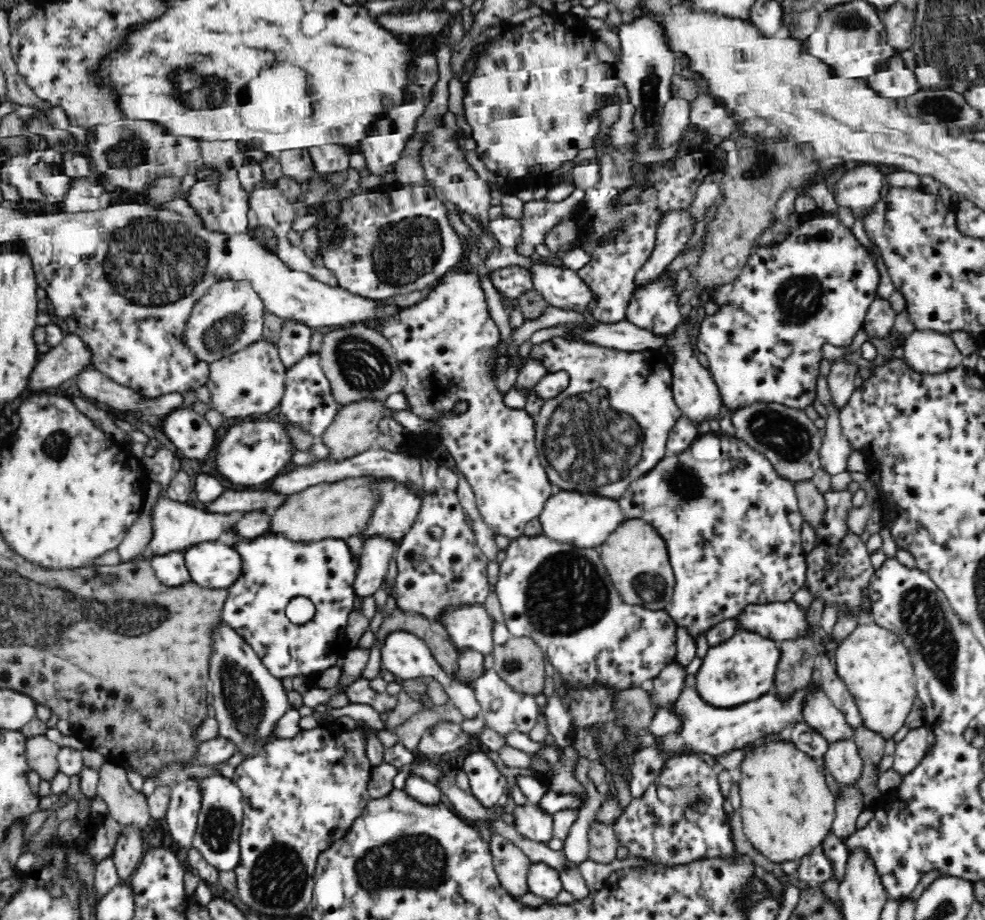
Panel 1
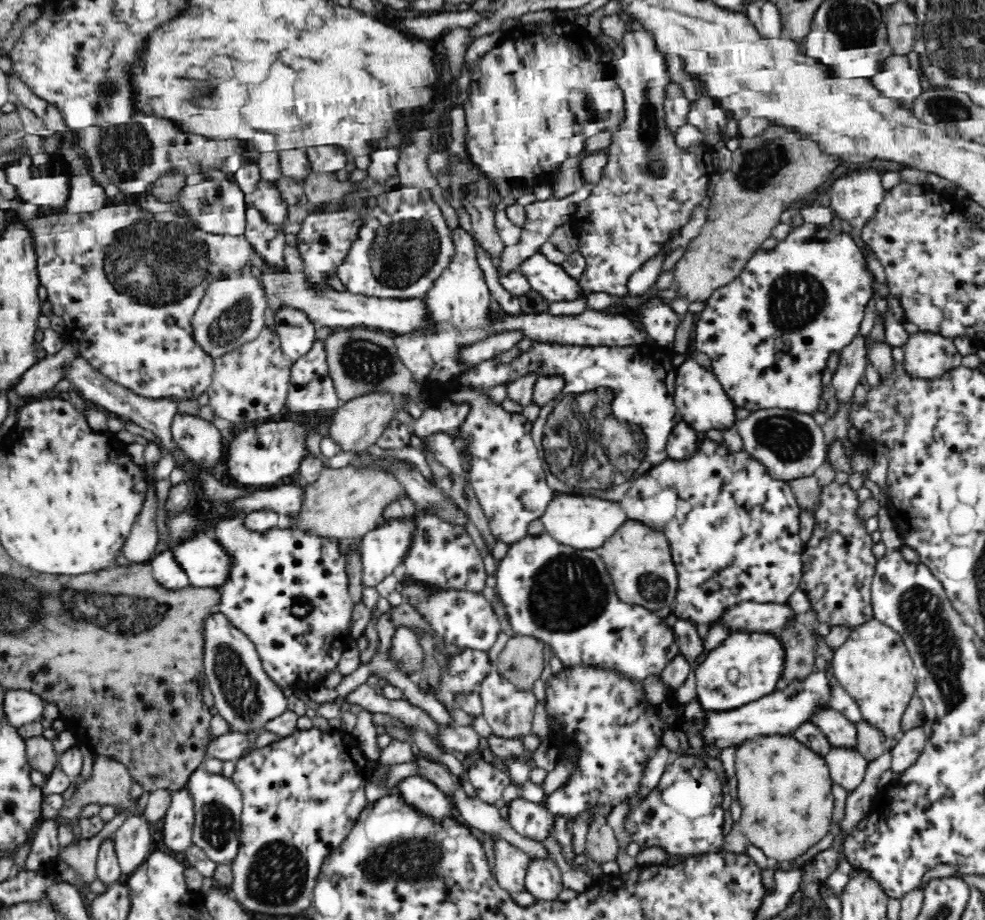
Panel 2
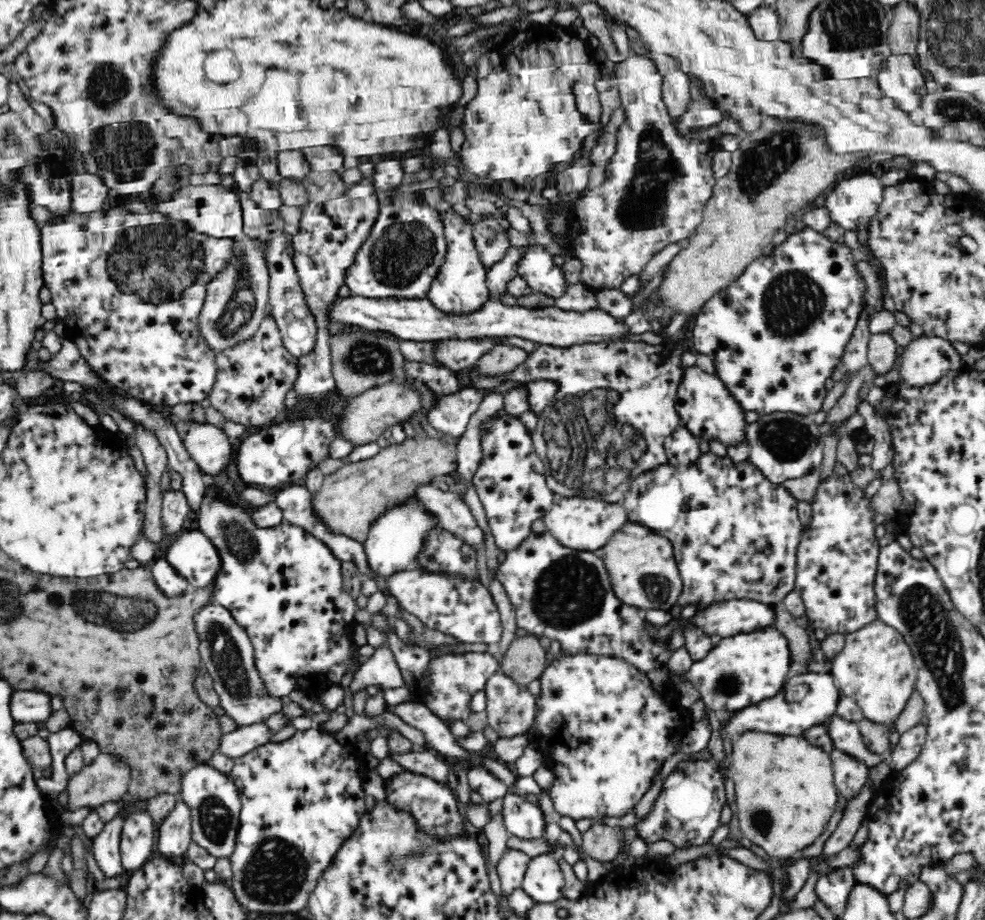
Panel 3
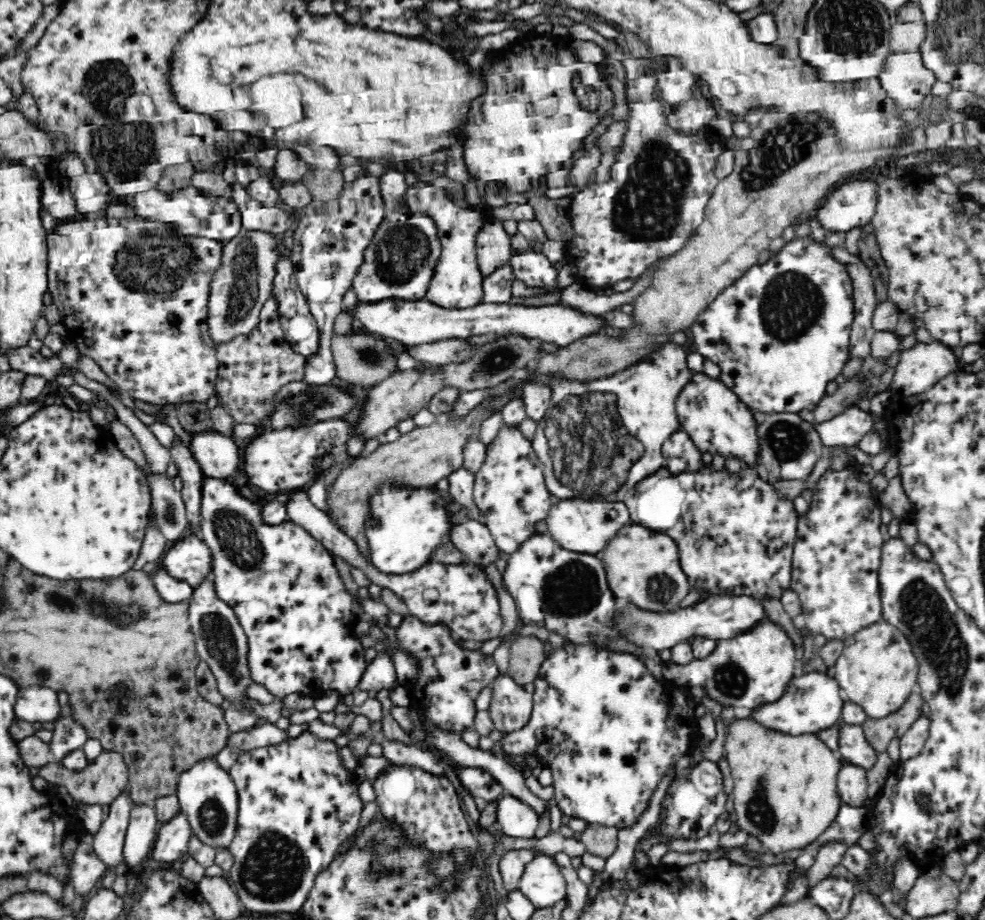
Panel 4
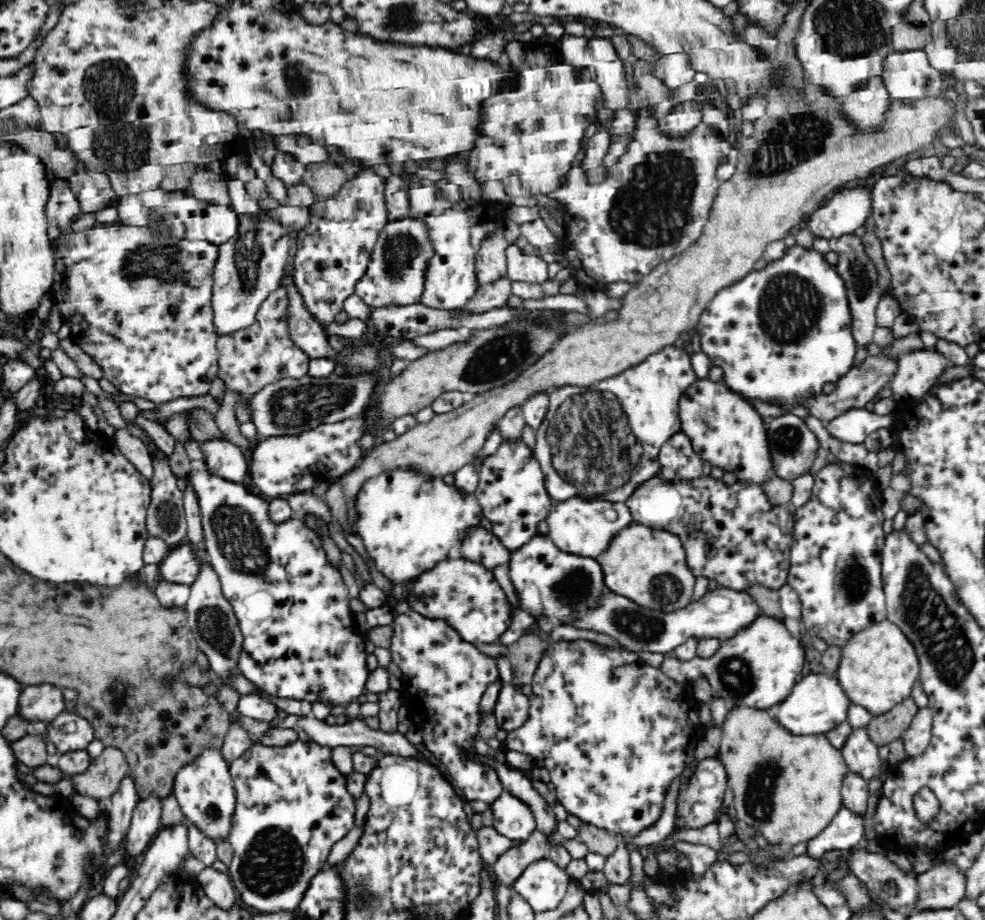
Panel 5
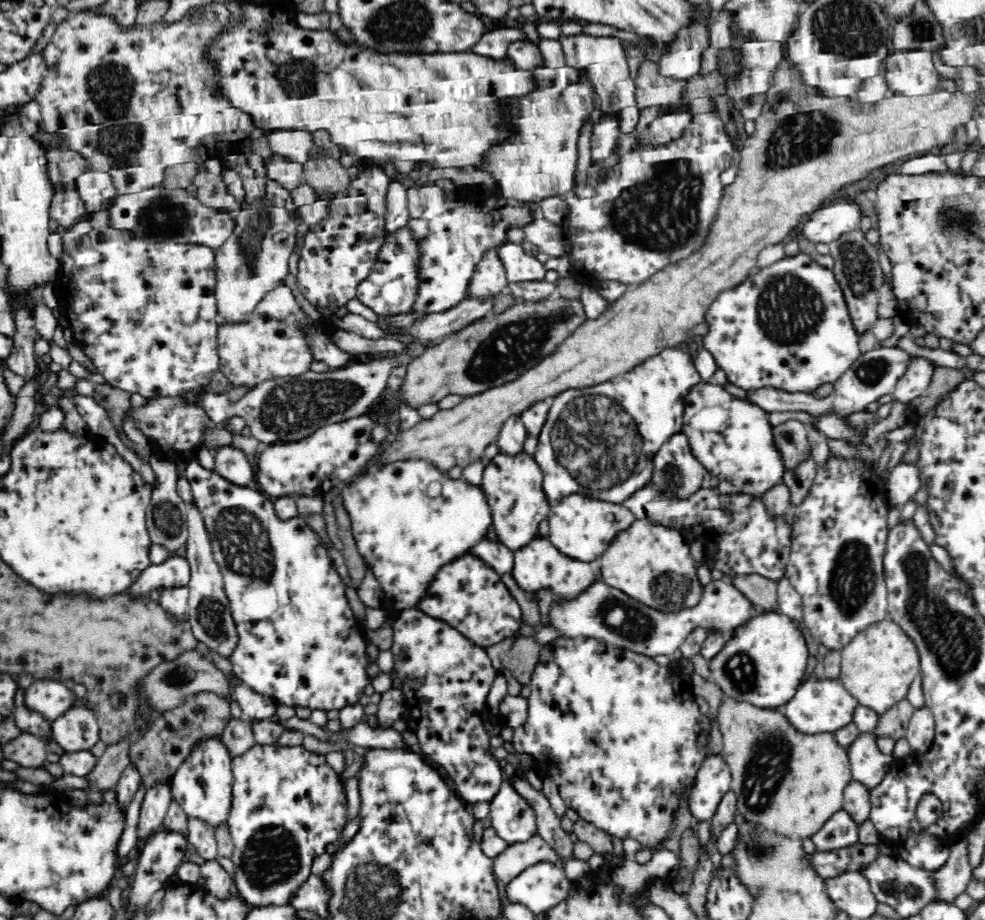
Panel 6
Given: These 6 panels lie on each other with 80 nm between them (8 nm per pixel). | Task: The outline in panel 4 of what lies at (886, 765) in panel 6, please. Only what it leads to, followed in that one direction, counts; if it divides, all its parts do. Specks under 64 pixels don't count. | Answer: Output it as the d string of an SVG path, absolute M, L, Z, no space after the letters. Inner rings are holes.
M841 722L841 742L837 751L842 760L861 770L872 770L878 758L878 752L869 744L862 725L846 725Z

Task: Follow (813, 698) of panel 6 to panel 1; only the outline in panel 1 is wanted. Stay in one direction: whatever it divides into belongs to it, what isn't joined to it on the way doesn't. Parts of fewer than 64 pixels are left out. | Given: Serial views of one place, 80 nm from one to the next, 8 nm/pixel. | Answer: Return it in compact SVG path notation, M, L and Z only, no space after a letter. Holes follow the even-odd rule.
M815 665L810 684L790 696L782 698L770 692L758 700L733 708L713 708L706 705L692 686L696 686L695 678L689 675L679 700L674 703L674 712L682 721L682 729L680 732L670 732L662 736L655 745L661 750L677 752L686 749L692 751L692 754L700 752L716 758L726 752L745 749L748 744L766 738L768 734L788 733L791 727L803 722L807 697L810 692L821 689L823 679L819 665Z

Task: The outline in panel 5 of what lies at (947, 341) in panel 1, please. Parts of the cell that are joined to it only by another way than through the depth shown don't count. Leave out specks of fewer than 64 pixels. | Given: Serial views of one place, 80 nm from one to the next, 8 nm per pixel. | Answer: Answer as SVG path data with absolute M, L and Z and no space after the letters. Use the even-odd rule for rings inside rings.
M920 349L902 354L898 362L897 375L891 382L894 397L901 401L911 401L926 396L936 382L938 375L951 365L950 361L938 350Z

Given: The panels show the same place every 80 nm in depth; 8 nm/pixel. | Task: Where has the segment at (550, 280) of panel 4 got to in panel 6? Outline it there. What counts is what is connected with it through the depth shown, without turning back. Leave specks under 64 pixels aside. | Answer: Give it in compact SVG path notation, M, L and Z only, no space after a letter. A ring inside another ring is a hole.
M506 241L497 248L498 260L502 262L509 283L544 280L544 258L526 254L521 244Z

